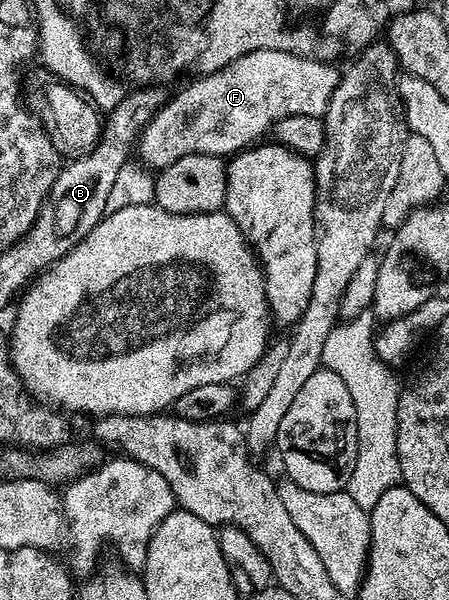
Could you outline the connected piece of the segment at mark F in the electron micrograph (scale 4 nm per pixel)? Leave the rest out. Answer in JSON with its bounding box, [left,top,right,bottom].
[137,50,341,172]

